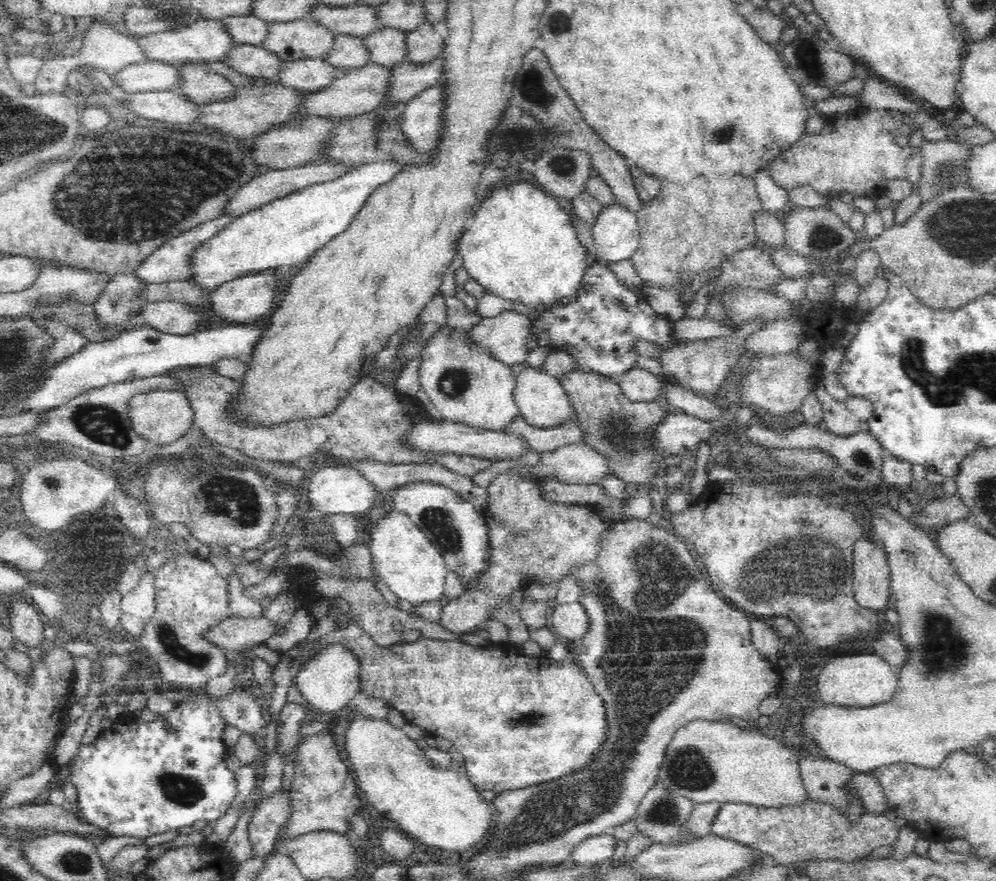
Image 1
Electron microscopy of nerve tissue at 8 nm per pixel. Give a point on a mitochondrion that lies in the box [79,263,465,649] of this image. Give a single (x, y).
(224, 494)

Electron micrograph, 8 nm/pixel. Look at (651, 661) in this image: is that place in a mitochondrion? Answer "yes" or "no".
yes

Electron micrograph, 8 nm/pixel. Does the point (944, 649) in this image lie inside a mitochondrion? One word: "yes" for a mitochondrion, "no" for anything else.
yes

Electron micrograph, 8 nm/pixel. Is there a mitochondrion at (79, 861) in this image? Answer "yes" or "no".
yes

